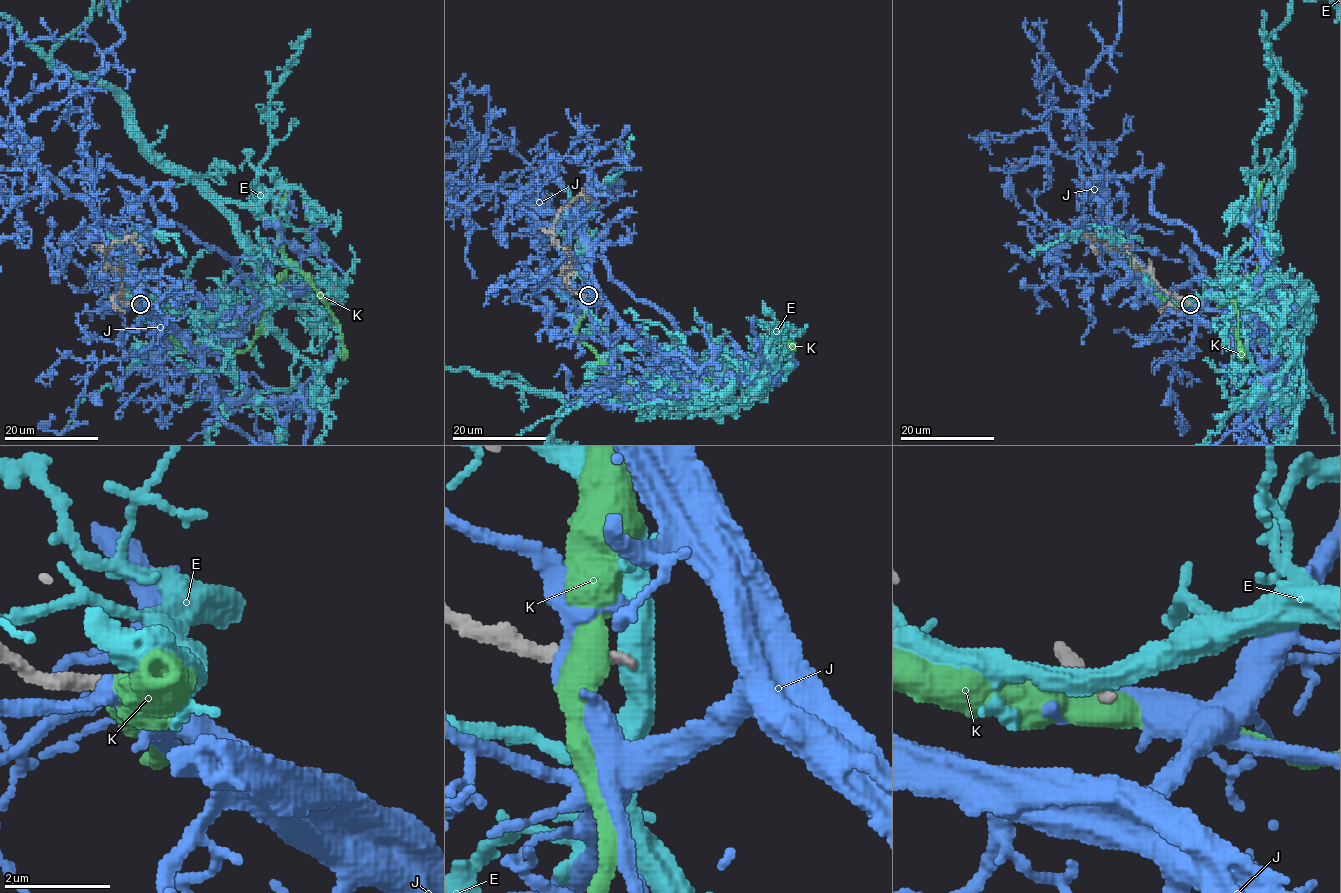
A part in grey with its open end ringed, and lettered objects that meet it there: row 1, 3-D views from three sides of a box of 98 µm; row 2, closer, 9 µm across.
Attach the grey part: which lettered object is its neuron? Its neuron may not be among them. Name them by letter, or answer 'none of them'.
none of them

